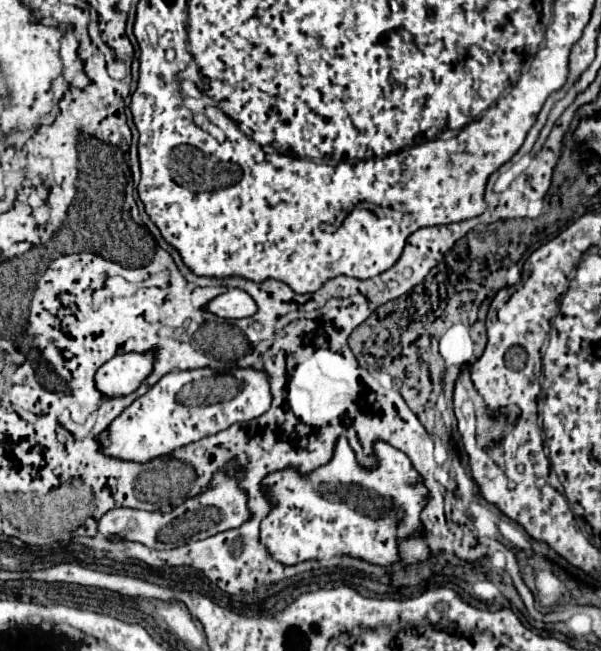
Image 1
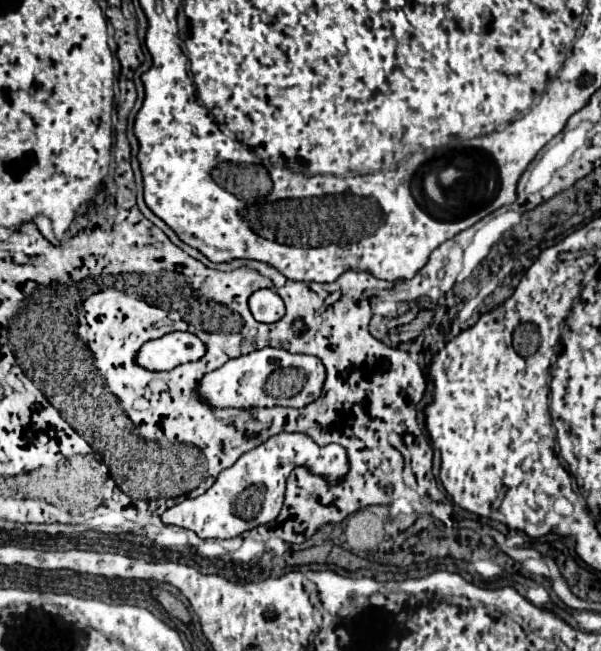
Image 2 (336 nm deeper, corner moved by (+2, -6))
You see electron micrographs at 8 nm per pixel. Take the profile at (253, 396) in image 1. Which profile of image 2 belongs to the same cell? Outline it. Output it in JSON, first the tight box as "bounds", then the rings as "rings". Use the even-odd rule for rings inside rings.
{"bounds":[199,347,327,407],"rings":[[[265,347],[229,359],[223,367],[207,373],[199,385],[199,393],[213,407],[305,407],[321,397],[325,377],[327,371],[319,357],[289,353],[281,347]]]}

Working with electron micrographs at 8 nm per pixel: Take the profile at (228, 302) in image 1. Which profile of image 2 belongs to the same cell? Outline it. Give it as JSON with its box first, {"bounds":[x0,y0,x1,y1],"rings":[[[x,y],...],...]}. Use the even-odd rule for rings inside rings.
{"bounds":[249,289,285,323],"rings":[[[259,289],[249,299],[253,317],[261,323],[275,323],[285,315],[285,303],[273,289]]]}

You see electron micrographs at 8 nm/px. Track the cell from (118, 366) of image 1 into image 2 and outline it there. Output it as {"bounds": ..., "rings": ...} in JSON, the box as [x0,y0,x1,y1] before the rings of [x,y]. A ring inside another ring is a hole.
{"bounds":[137,333,205,371],"rings":[[[167,333],[147,341],[137,355],[137,363],[149,371],[169,371],[177,365],[199,361],[205,355],[205,343],[193,333]]]}

